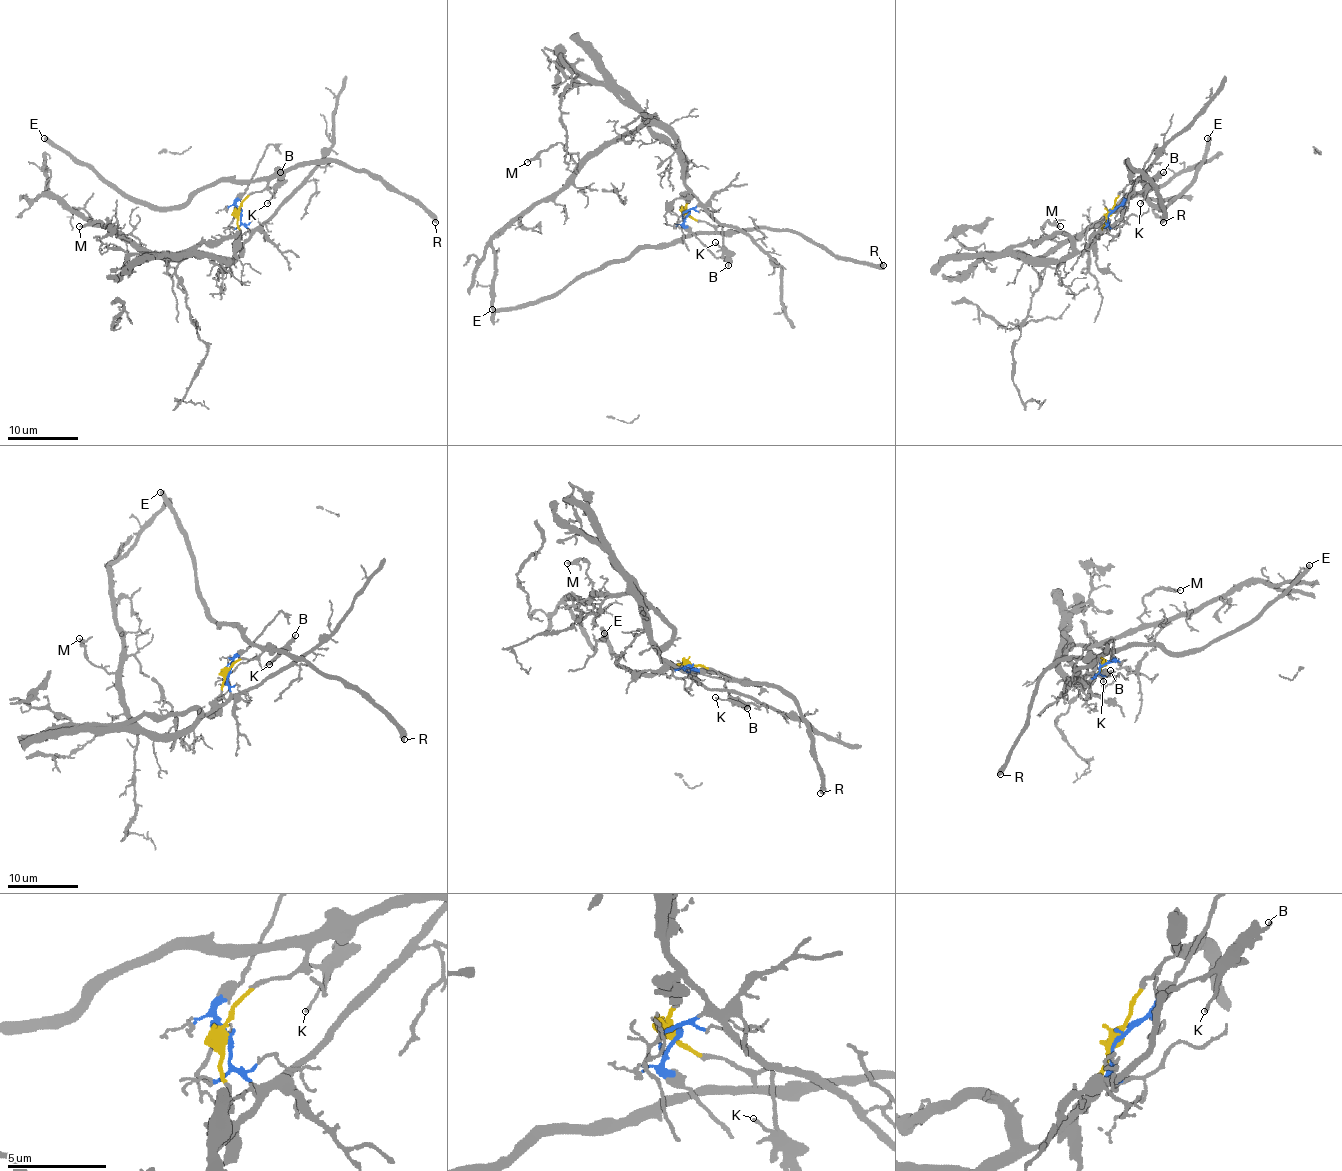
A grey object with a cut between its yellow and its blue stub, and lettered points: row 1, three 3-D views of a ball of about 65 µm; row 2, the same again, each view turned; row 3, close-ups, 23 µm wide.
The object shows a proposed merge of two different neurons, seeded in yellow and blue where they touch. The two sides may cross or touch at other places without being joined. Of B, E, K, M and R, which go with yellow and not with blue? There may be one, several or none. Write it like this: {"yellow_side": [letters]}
{"yellow_side": ["B", "E", "K", "R"]}

